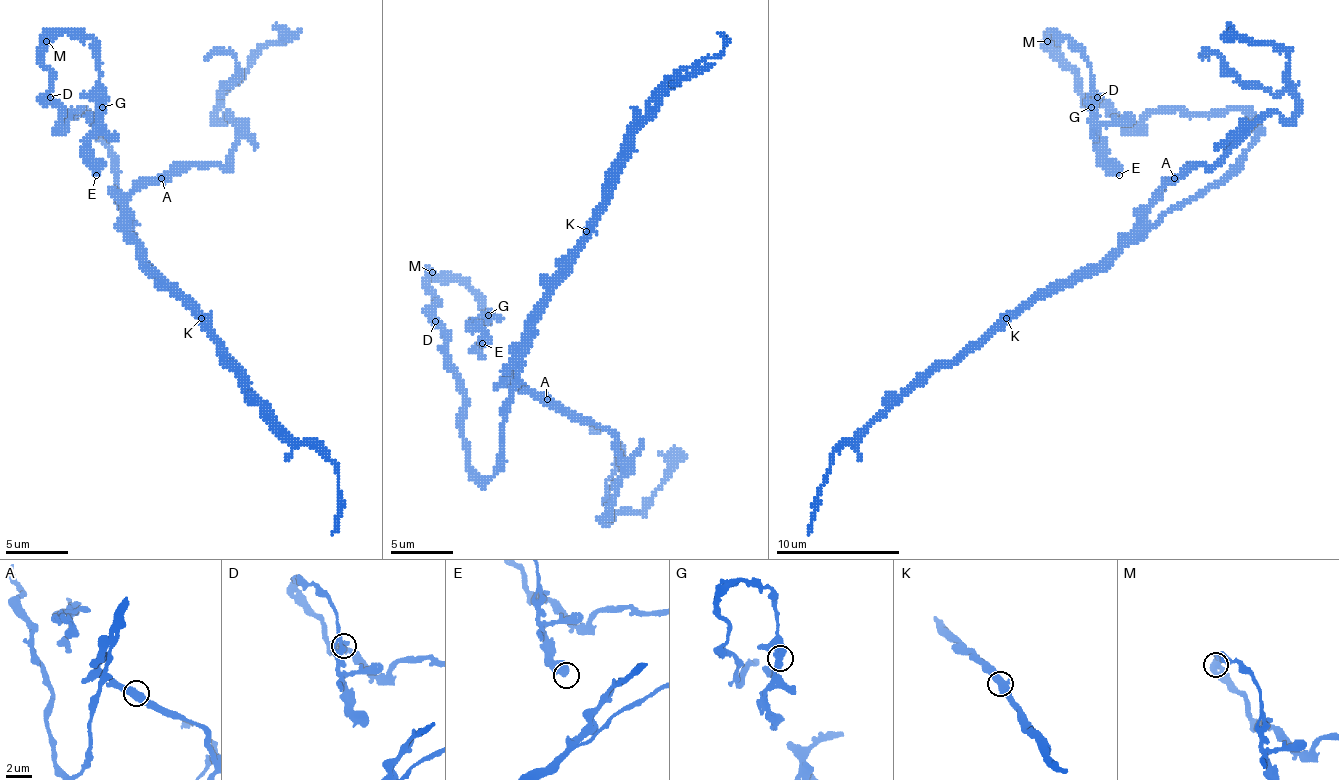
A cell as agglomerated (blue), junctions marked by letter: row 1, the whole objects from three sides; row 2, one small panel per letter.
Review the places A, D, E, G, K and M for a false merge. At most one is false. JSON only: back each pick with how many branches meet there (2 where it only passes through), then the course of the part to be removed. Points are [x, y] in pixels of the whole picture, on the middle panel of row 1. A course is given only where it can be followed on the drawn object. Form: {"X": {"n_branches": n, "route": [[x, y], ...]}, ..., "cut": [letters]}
{"K": {"n_branches": 2, "route": [[587, 231], [534, 321], [503, 458], [485, 480], [466, 464], [463, 390], [429, 278], [479, 293], [479, 343]]}, "cut": ["K"]}

